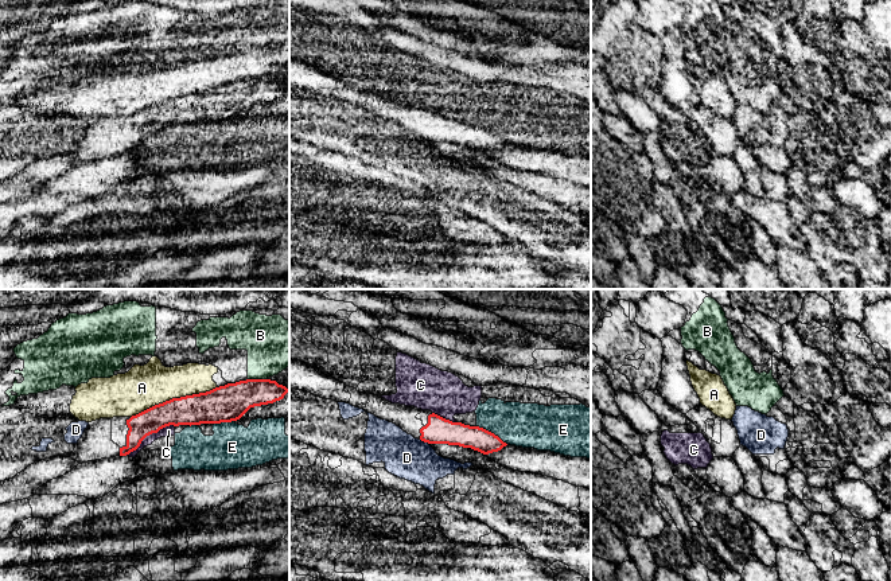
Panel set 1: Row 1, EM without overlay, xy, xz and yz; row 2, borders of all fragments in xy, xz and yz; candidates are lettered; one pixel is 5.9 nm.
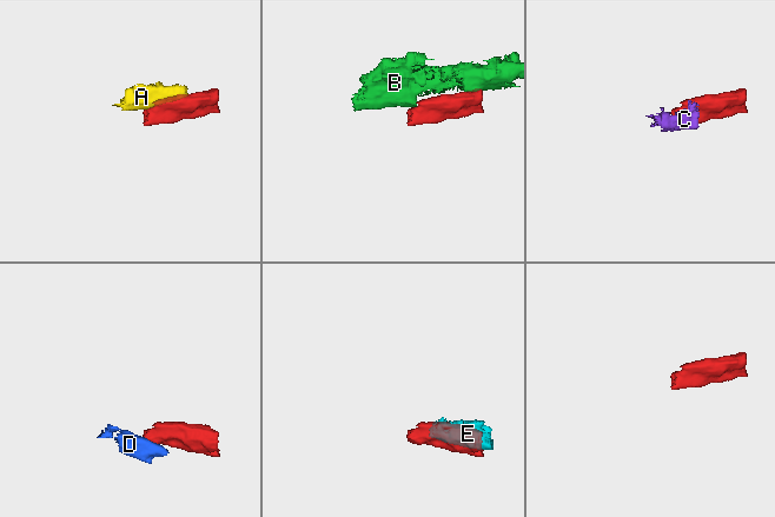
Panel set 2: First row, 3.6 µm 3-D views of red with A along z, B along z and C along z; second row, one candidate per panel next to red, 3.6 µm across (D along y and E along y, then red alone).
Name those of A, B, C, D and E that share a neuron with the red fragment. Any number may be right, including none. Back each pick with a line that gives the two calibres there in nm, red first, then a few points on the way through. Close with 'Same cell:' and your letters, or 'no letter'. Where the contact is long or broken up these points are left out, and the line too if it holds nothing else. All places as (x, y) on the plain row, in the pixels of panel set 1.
Same cell: no letter

